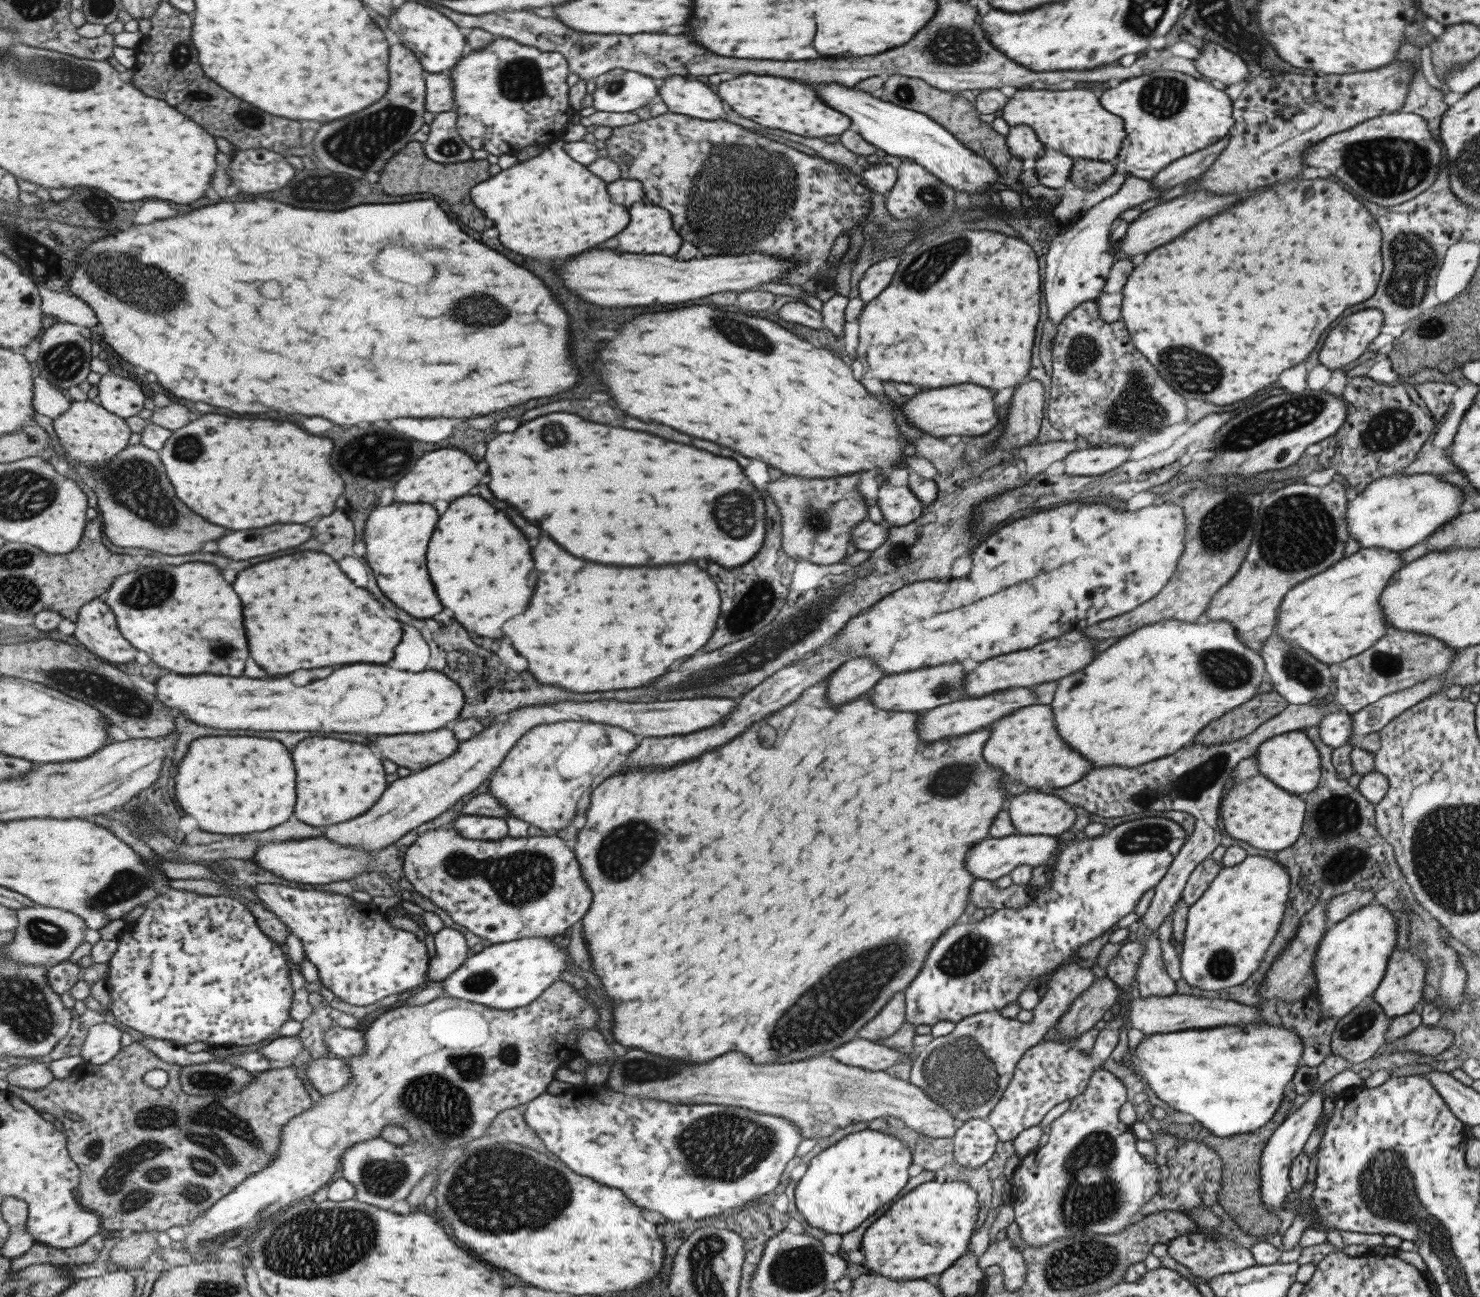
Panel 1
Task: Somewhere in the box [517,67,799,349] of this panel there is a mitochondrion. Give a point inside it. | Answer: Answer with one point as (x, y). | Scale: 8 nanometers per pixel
(745, 185)

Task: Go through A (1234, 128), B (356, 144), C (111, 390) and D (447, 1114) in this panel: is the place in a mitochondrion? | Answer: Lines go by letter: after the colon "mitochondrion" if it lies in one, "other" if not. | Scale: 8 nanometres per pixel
A: other
B: mitochondrion
C: other
D: mitochondrion

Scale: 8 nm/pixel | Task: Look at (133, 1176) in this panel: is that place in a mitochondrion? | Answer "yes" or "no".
yes

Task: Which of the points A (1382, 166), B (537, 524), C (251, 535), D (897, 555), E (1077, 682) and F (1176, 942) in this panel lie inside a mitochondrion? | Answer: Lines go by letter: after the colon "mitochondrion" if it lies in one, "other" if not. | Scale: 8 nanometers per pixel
A: mitochondrion
B: other
C: other
D: mitochondrion
E: other
F: other

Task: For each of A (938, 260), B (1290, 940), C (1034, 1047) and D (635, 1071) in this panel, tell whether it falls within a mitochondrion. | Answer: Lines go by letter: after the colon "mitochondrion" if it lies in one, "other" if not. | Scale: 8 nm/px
A: mitochondrion
B: other
C: other
D: mitochondrion

